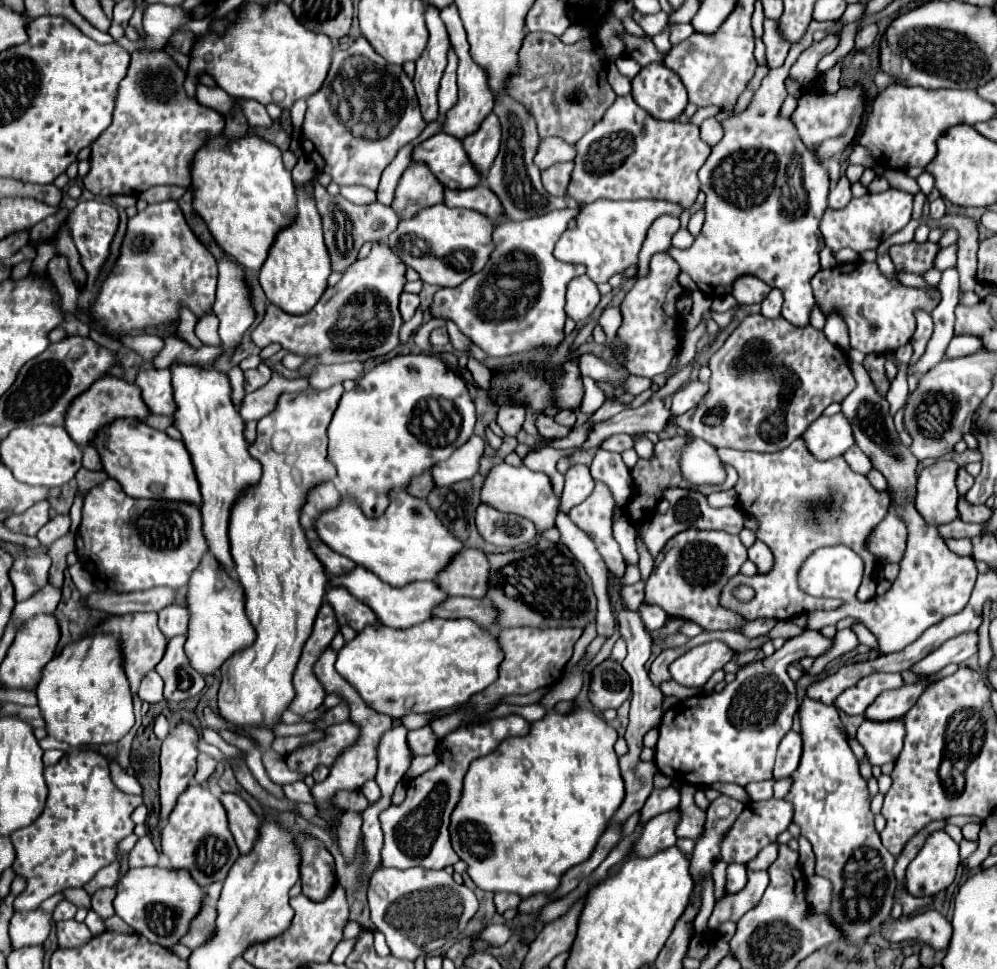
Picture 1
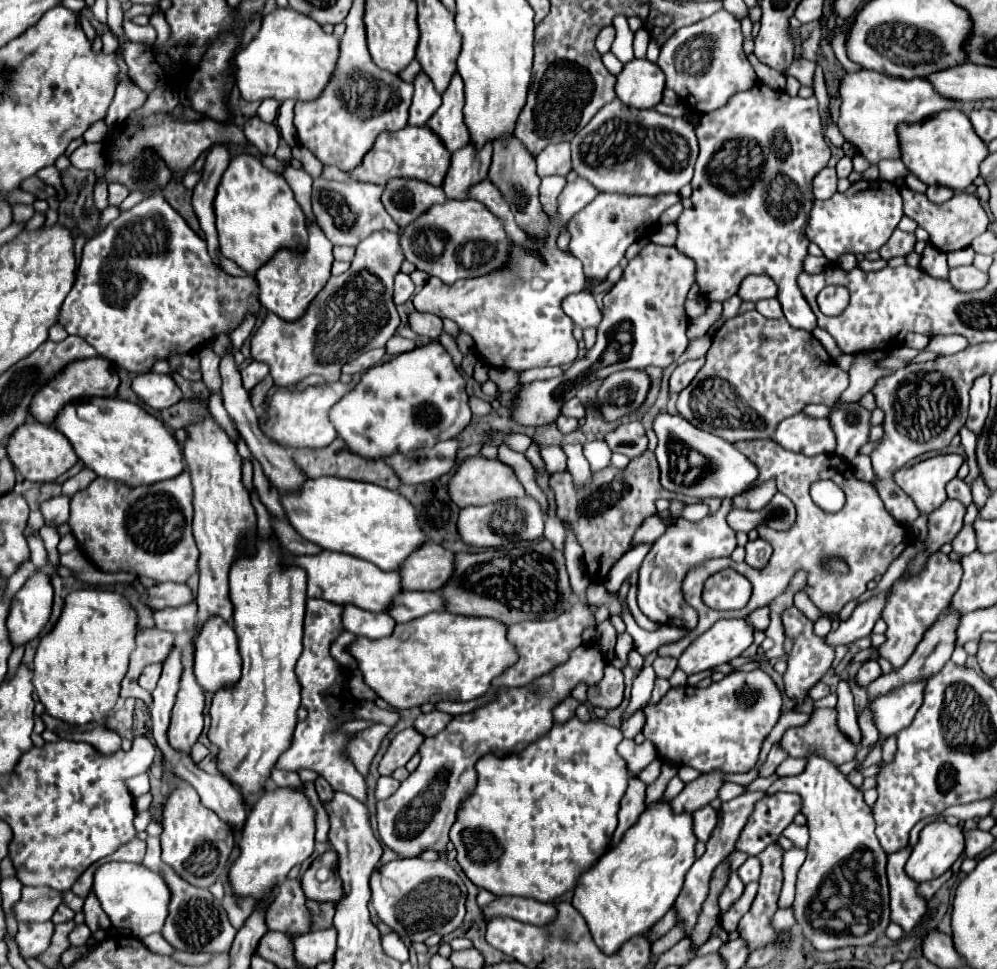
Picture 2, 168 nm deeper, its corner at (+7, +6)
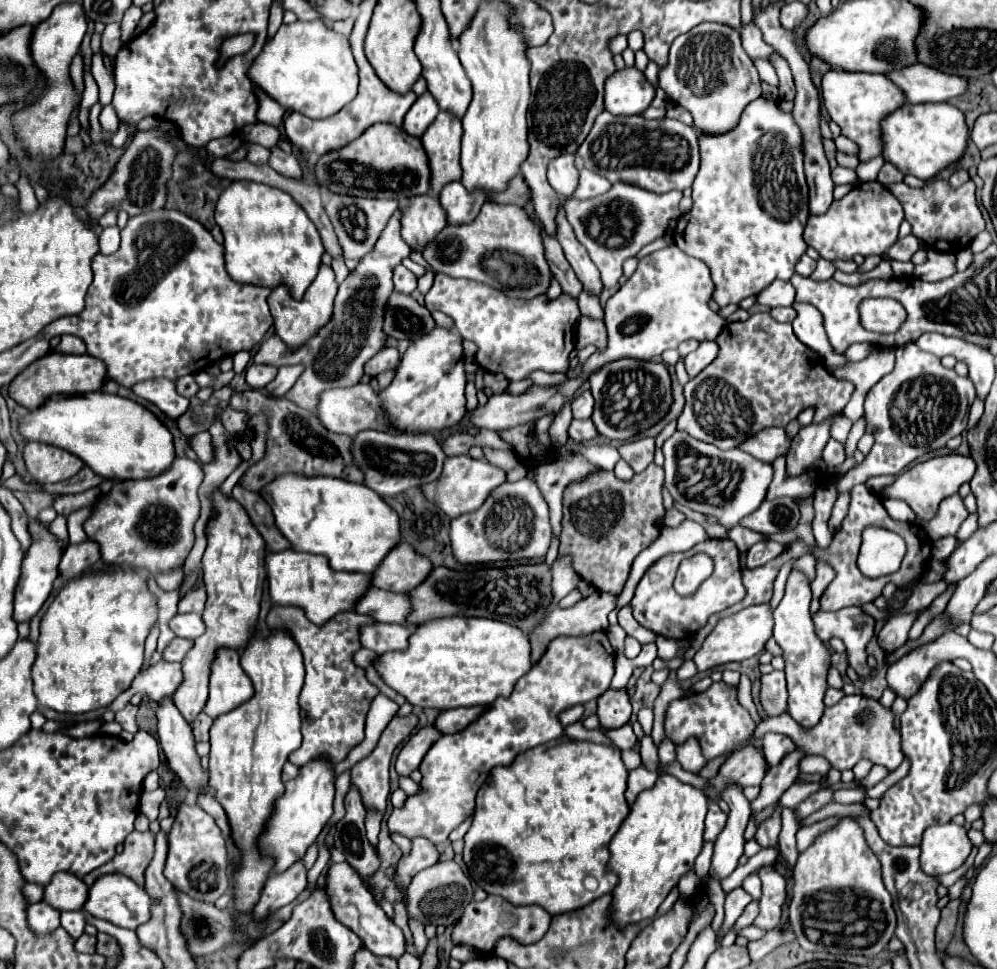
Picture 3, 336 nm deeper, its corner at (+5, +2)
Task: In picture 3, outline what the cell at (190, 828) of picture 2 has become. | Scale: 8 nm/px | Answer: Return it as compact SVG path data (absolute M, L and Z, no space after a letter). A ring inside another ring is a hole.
M181 804L169 832L169 854L165 862L165 878L179 888L181 892L189 894L195 900L215 902L221 894L229 890L227 878L227 846L223 834L215 820L197 804Z

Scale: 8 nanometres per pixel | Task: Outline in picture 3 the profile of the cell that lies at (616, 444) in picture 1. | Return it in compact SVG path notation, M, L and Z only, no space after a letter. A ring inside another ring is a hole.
M635 438L623 442L619 448L621 458L635 470L643 472L651 462L653 462L653 452L655 452L655 440L653 438Z

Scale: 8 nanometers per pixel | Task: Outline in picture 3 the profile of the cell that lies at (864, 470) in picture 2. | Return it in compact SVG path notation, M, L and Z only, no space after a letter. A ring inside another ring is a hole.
M959 454L939 456L939 458L931 458L931 460L927 460L927 462L915 464L913 468L905 470L903 474L899 474L899 476L895 478L893 484L885 486L885 488L881 490L881 494L883 494L885 498L905 500L905 502L911 506L911 510L915 512L917 524L925 526L925 524L937 514L941 500L945 500L947 496L955 494L963 482L969 482L969 480L971 480L973 474L975 474L975 462L973 462L969 456L959 456Z

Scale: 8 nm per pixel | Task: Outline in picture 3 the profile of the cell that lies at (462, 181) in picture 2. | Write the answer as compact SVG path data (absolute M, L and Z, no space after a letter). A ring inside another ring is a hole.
M459 180L445 184L439 192L439 202L447 212L449 224L471 222L479 214L485 200L487 198L485 198L483 188L475 188L473 192L469 192L467 188L463 188Z

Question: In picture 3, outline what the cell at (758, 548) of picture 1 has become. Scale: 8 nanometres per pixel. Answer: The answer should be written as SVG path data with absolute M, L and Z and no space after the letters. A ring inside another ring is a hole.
M757 542L749 548L747 552L747 568L757 568L757 566L763 566L767 564L769 560L773 560L779 552L783 550L783 544L777 544L777 542Z

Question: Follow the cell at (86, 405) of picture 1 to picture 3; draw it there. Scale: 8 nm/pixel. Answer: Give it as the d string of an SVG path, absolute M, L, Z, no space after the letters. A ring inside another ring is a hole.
M49 352L41 360L35 360L31 366L27 366L19 376L15 376L15 380L9 386L9 394L27 410L35 410L39 408L39 404L43 406L45 400L49 400L49 396L53 394L99 392L105 384L105 378L107 378L107 366L103 364L103 360L97 360L89 354L73 356L73 354Z

